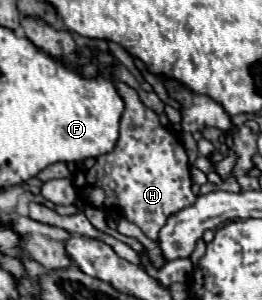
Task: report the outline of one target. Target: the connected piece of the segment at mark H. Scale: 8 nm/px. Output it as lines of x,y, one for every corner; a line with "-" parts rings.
115,82
115,86
125,100
119,142
113,152
81,162
77,166
75,186
85,202
97,208
119,208
129,222
135,222
153,240
169,212
179,212
195,200
187,154
179,138
159,124
157,114
141,104
133,88
123,82

